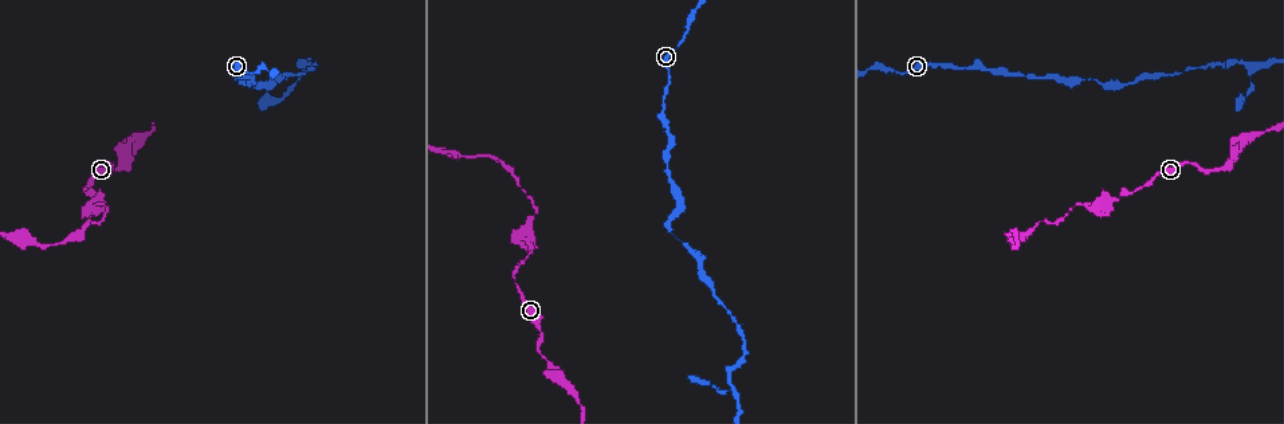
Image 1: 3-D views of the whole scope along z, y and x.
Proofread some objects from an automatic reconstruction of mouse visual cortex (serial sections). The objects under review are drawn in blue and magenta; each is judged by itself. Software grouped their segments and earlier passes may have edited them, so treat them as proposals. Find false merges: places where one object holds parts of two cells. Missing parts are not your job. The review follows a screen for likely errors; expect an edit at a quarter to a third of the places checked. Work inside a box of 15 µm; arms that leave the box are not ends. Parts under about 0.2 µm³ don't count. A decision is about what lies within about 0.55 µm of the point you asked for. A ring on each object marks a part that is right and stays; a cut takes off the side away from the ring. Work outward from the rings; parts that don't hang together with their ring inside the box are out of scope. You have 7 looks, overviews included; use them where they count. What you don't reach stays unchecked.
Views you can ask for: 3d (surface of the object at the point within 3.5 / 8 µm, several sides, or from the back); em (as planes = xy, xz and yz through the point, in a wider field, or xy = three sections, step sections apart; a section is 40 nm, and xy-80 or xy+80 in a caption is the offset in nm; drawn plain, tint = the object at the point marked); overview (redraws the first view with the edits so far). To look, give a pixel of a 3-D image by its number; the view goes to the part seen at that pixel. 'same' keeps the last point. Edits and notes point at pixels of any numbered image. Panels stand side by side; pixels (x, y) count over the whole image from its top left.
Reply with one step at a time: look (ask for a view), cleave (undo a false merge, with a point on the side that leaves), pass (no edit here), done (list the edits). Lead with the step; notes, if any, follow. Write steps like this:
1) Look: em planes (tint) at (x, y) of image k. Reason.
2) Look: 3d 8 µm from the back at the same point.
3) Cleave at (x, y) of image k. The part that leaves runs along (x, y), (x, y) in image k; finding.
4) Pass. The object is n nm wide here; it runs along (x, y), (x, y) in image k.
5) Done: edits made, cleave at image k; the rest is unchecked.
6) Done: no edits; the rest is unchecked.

Look: 3d 3.5 µm at (100, 200) of image 1. Sharp bend.

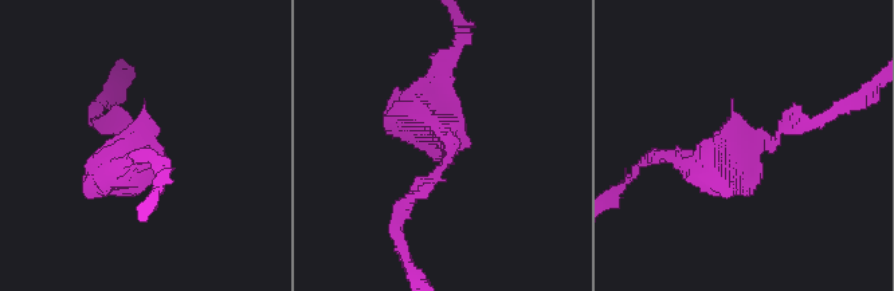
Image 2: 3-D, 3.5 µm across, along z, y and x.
Look: em planes (tint) at (757, 141) of image 2.

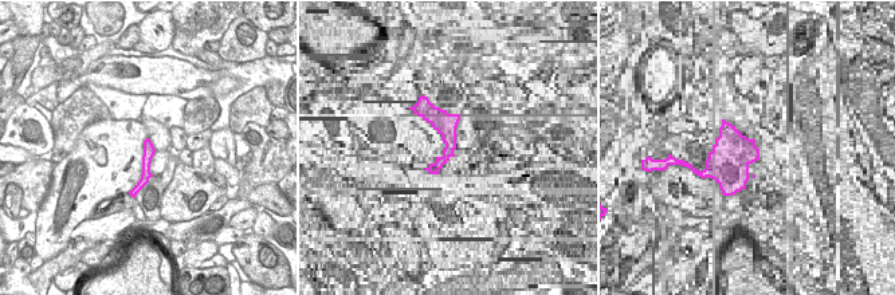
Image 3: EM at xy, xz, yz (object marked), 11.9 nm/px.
Pass. It runs along (148, 142), (146, 176), (134, 191) in image 3; one cell here.

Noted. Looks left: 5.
Look: 3d 3.5 µm at (1086, 80) of image 1. Sudden change in width.

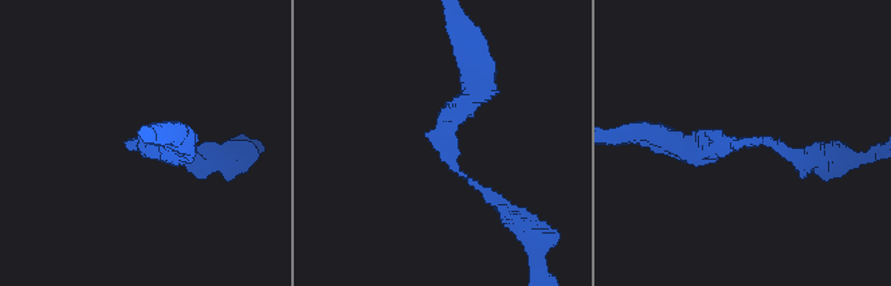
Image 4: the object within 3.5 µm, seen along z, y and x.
Look: em xy step 2 (tint) at (138, 141) of image 4. The arms are 100, 300 nm wide.

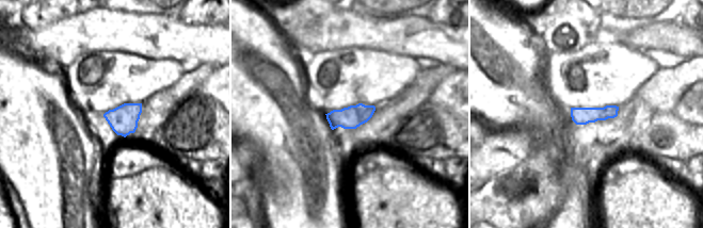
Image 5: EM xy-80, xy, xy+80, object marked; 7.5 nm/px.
Pass. It runs along (478, 65), (440, 151), (498, 202) in image 4; continuous, no second cell.

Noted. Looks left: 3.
Look: 3d 3.5 µm at (1238, 63) of image 1. Abrupt turn.

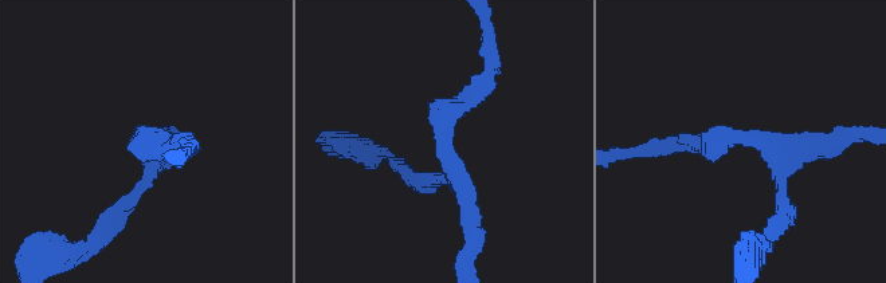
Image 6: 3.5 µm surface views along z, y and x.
Look: em xy step 2 (plain) at (443, 142) of image 6. Shape alone is not enough.

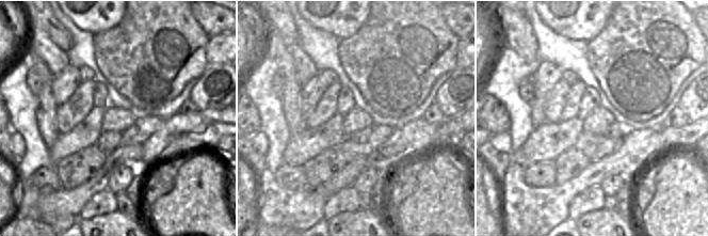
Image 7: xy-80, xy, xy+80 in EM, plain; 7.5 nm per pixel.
Look: em xy step 2 (tint) at the same point. Where the object lies.

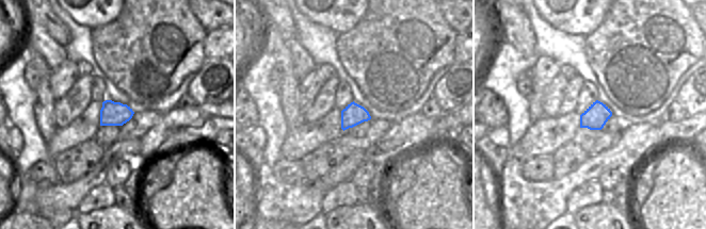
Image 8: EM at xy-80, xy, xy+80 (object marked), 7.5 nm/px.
Pass. It runs along (489, 73), (443, 117), (451, 176), (427, 179) in image 6; one cell here.

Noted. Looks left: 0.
Done: no edits; the rest is unchecked.

